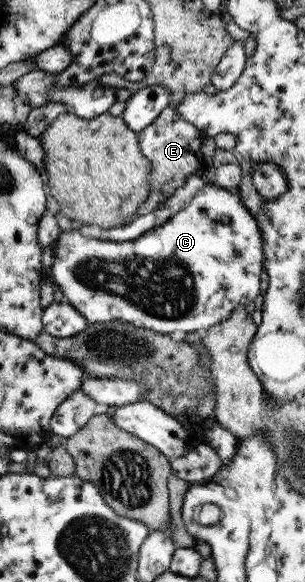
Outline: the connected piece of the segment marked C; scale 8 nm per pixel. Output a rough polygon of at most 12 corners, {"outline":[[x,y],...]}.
{"outline":[[210,183],[131,241],[63,228],[89,324],[203,333],[260,294],[260,227]]}

